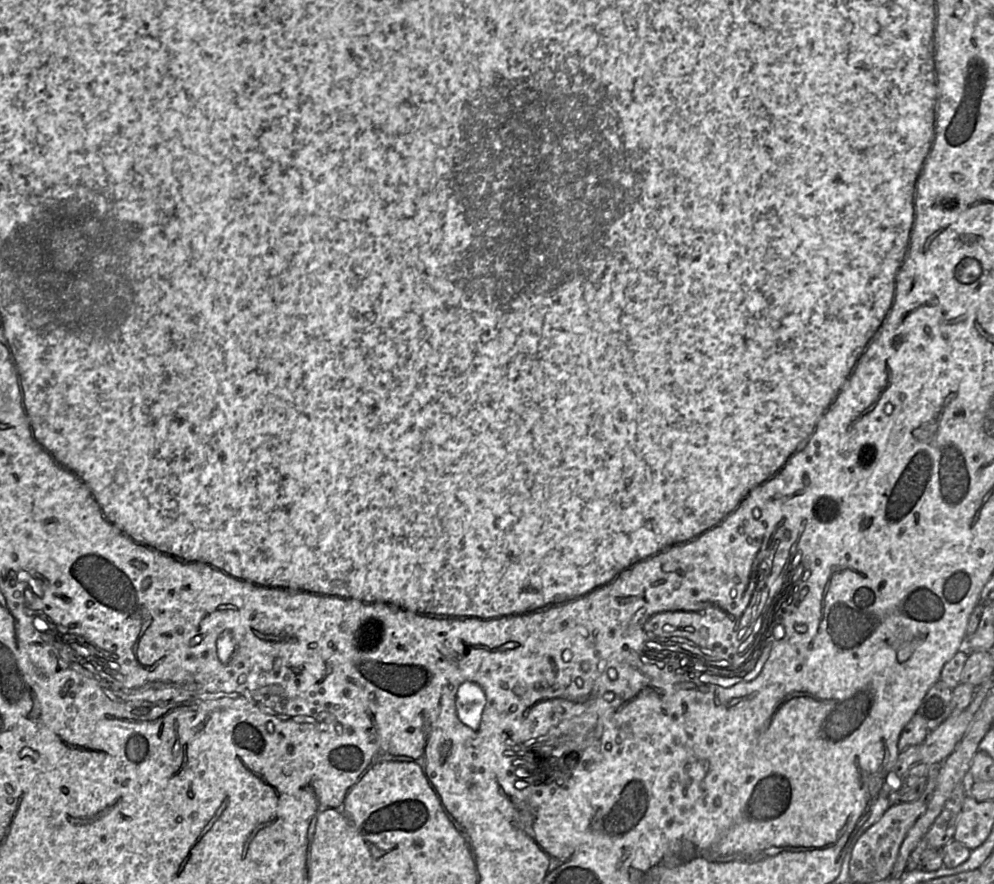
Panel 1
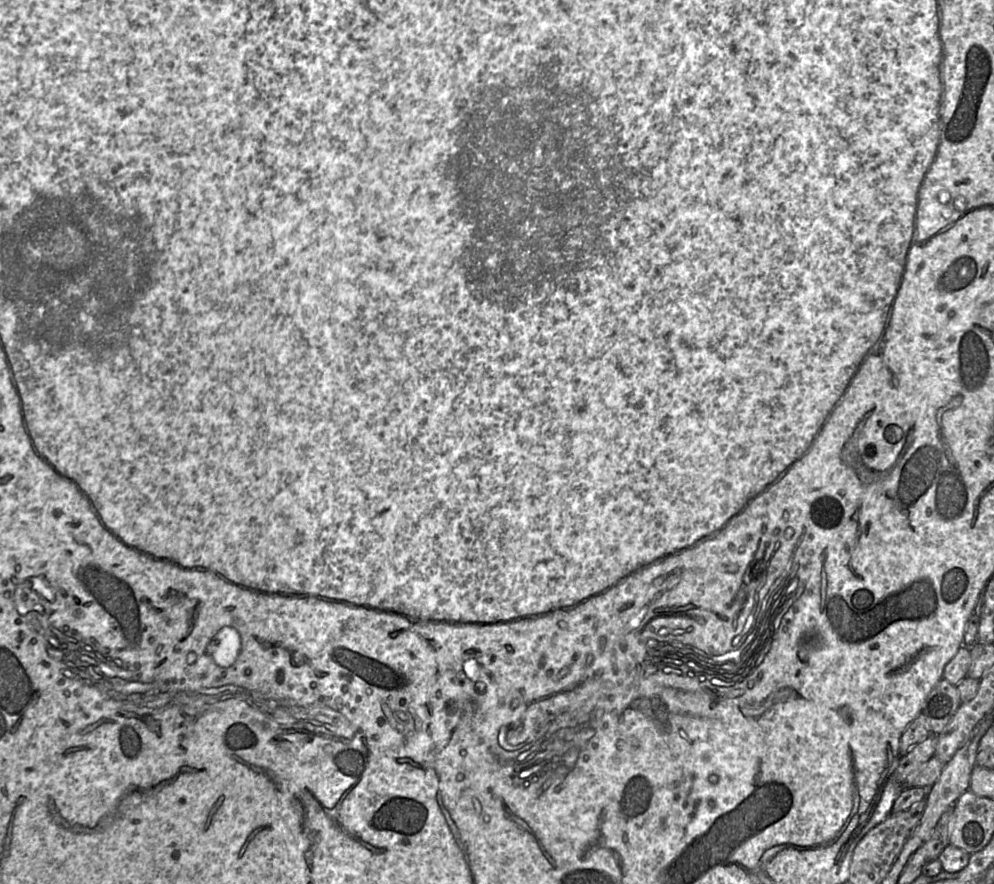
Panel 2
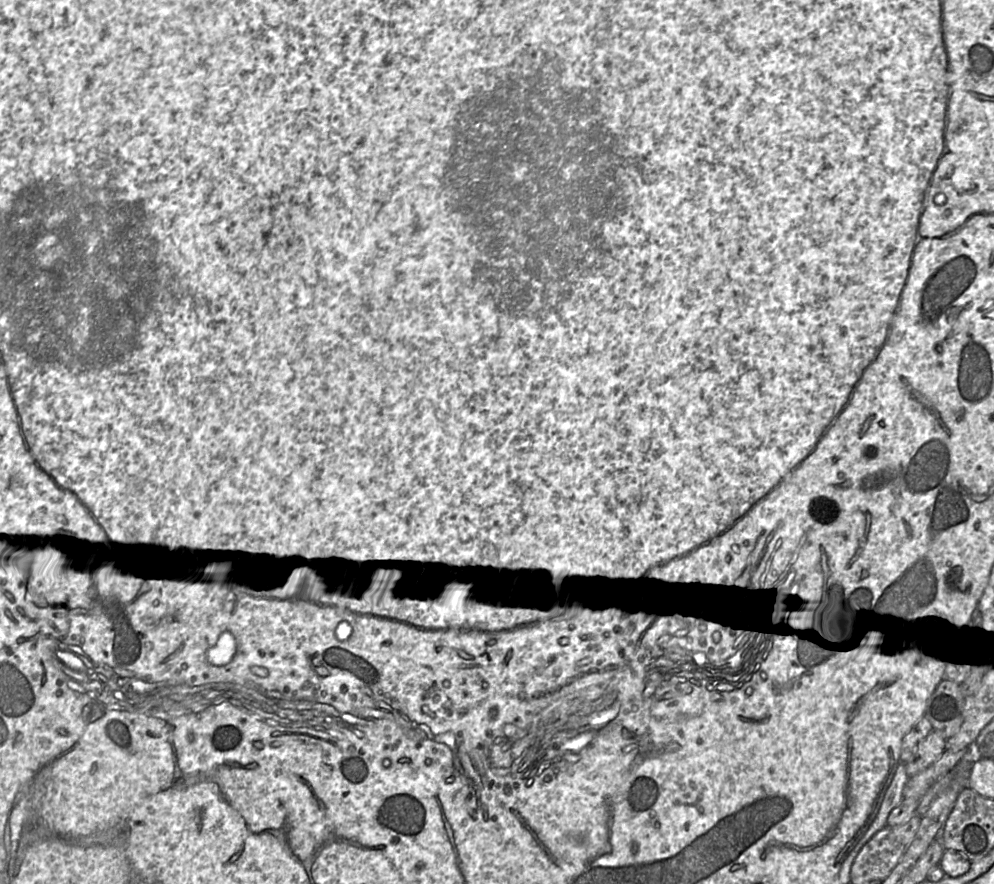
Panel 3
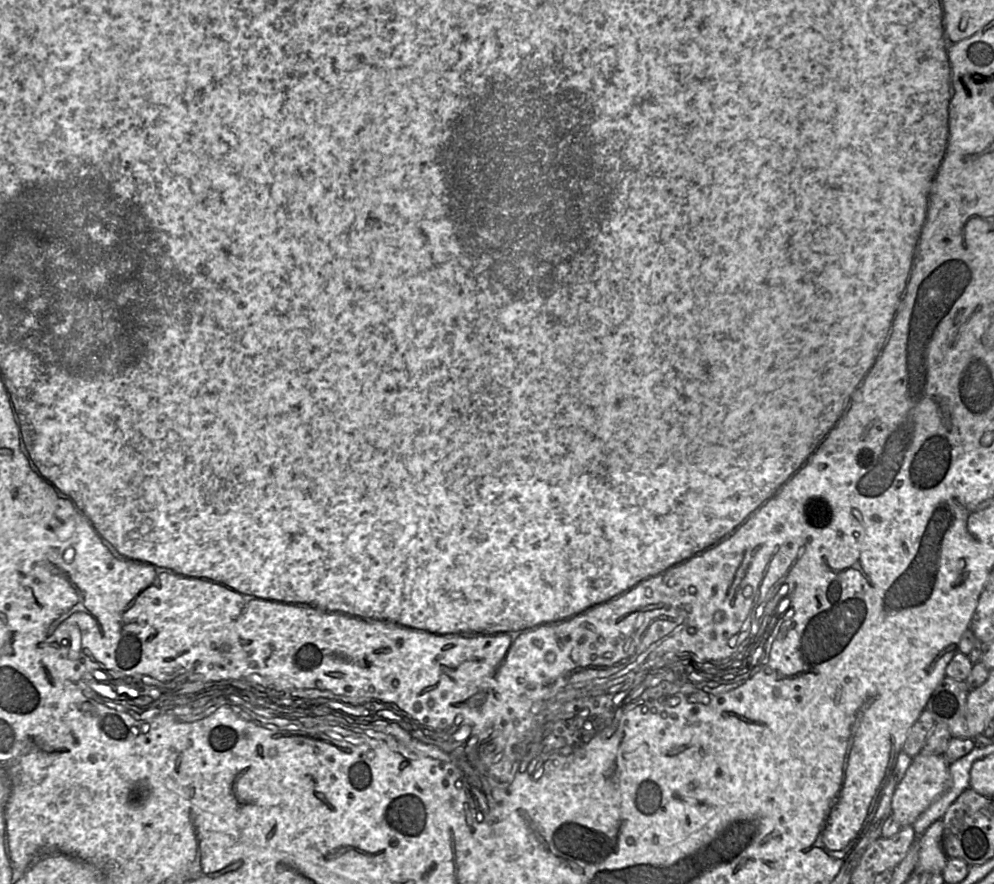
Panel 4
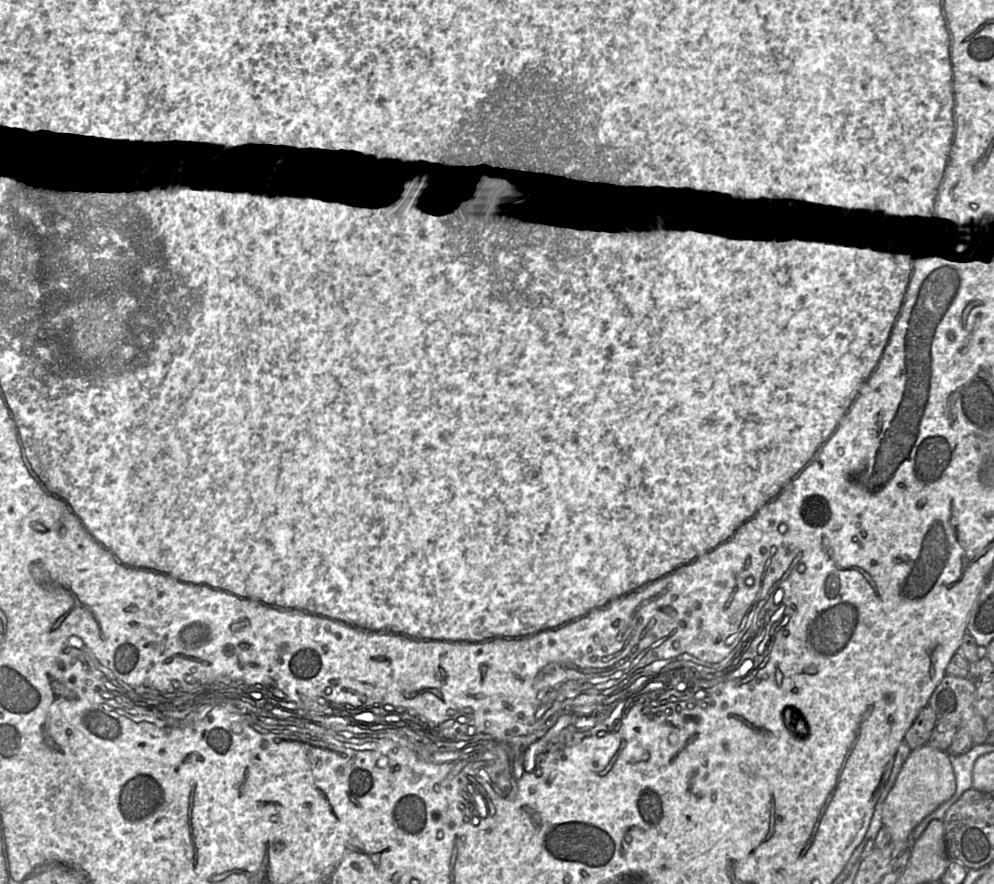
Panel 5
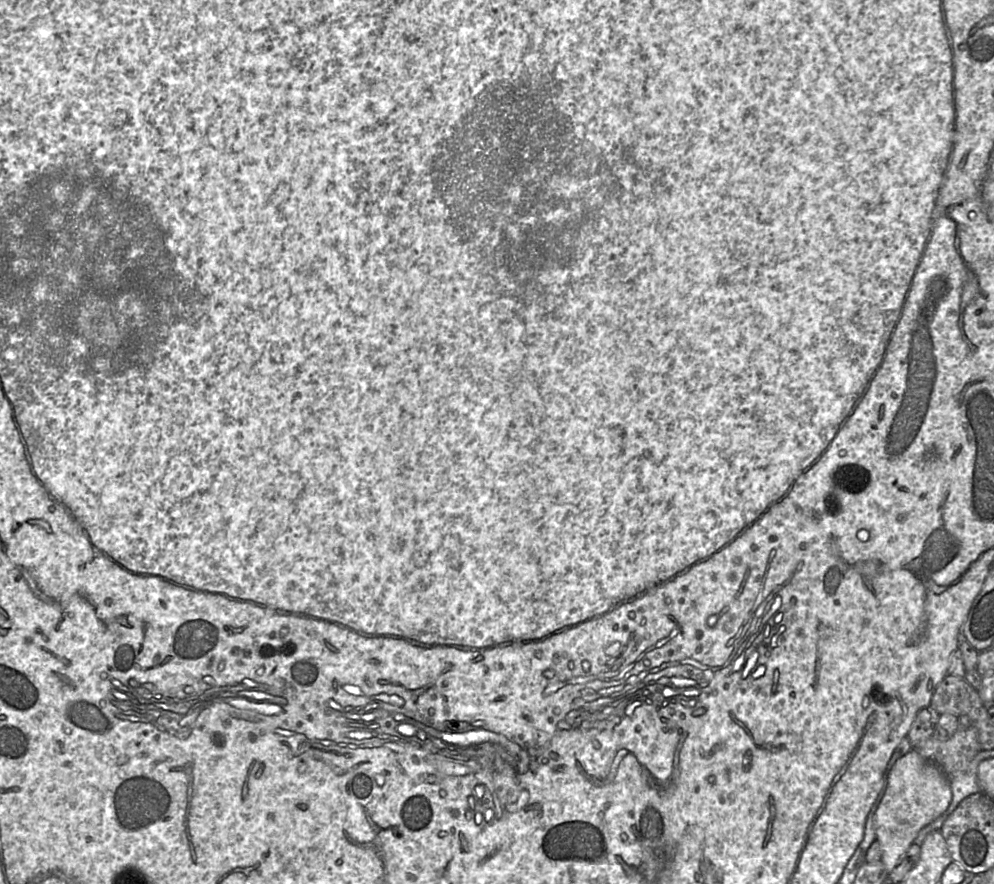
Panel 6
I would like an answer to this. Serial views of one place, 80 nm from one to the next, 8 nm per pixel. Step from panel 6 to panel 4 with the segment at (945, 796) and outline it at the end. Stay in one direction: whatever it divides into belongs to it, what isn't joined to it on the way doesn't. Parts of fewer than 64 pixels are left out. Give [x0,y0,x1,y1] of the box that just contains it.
[891,752,950,826]

